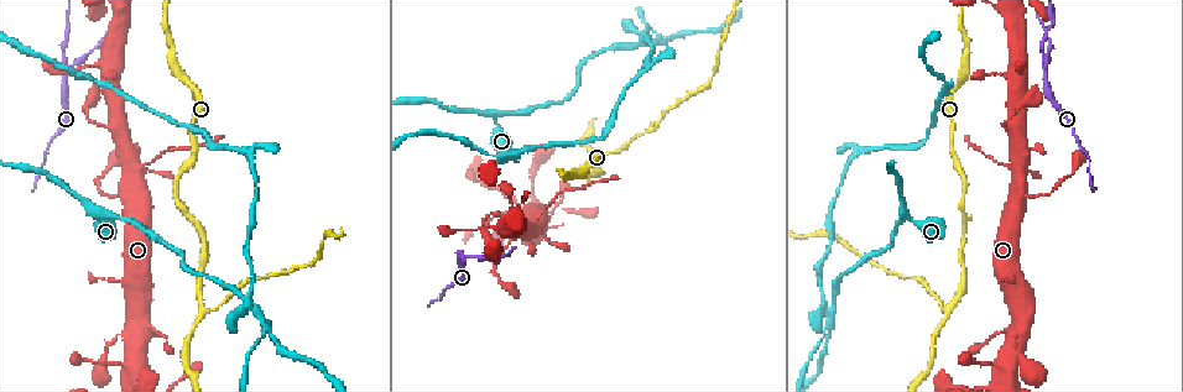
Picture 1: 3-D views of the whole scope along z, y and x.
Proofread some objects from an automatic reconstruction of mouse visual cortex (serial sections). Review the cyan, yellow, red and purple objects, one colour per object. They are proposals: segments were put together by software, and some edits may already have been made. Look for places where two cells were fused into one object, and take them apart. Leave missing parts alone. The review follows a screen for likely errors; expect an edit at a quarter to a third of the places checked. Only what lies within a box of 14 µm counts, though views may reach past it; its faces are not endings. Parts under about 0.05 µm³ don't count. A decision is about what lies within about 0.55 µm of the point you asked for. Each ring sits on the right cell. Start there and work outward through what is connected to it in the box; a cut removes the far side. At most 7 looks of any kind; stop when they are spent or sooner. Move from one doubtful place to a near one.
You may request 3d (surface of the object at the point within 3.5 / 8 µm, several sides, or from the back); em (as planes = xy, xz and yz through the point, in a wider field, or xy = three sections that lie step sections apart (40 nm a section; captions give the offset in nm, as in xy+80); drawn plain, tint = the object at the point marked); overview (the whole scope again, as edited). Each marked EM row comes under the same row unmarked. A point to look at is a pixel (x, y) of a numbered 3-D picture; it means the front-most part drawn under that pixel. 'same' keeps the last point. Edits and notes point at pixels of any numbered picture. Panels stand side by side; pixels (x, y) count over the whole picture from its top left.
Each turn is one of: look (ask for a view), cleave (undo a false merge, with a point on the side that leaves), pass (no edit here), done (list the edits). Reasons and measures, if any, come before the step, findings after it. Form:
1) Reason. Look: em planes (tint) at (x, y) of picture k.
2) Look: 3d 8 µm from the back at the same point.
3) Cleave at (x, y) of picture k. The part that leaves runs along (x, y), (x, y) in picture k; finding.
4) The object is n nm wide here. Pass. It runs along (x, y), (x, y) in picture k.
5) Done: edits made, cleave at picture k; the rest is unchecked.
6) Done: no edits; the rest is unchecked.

Sharp bend. Look: 3d 3.5 µm at (1021, 332) of picture 1.

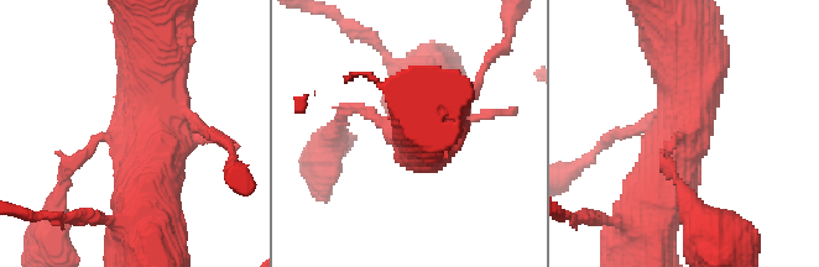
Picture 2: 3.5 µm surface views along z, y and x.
Look: em xy step 2 (tint) at (690, 137) of picture 2.

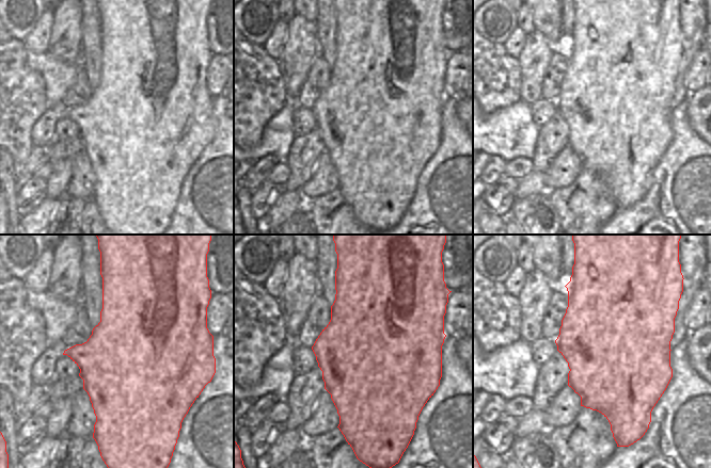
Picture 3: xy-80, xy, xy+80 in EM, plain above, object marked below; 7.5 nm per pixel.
Pass. It runs along (681, 42), (687, 114), (656, 198) in picture 2; all the same cell.

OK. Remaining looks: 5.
Three arms meet. Look: 3d 8 µm at (1014, 166) of picture 1.

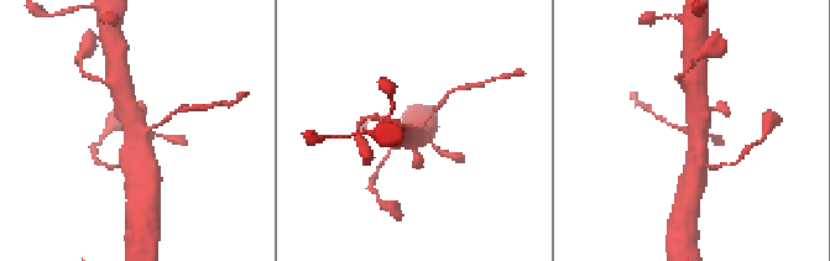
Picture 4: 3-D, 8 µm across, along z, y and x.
Look: em xy step 3 (tint) at (690, 131) of picture 4.

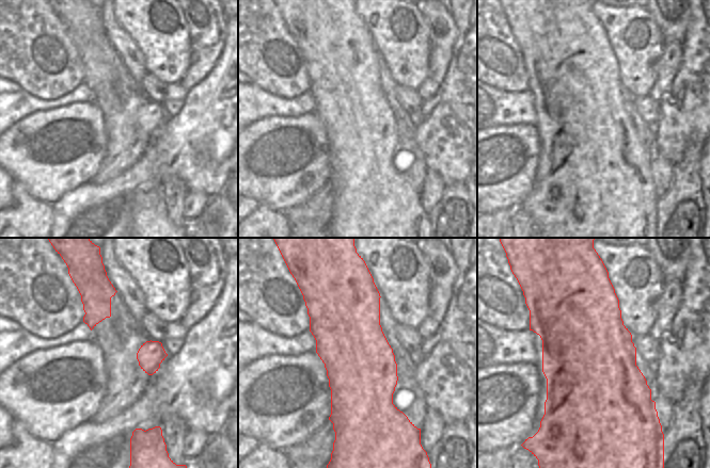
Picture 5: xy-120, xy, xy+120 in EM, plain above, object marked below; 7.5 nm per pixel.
The object is 500 nm wide here. Pass. It runs along (142, 171), (140, 135), (126, 102) in picture 4; continuous, no second cell.

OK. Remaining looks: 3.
Arms part here. Look: em xy step 3 (tint) at (496, 117) of picture 1.

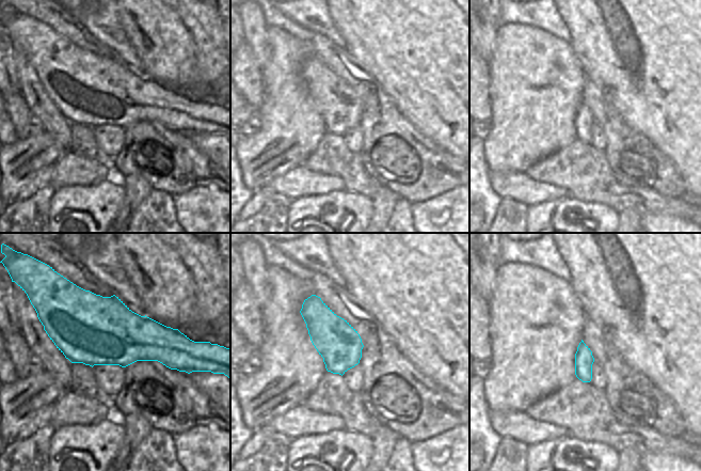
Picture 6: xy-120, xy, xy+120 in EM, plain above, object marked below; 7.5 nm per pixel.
Wider look. Look: 3d 3.5 µm at the same point.

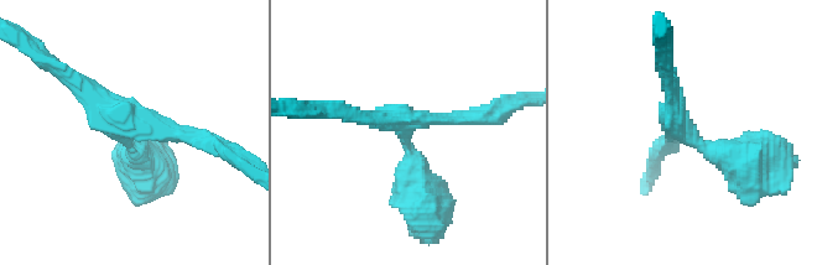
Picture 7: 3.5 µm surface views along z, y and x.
The arms are 200, 250, 450 nm wide. Pass. It runs along (417, 191), (406, 124), (487, 114) in picture 7; continuous, no second cell.

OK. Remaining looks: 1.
Done: no edits; the rest is unchecked.

